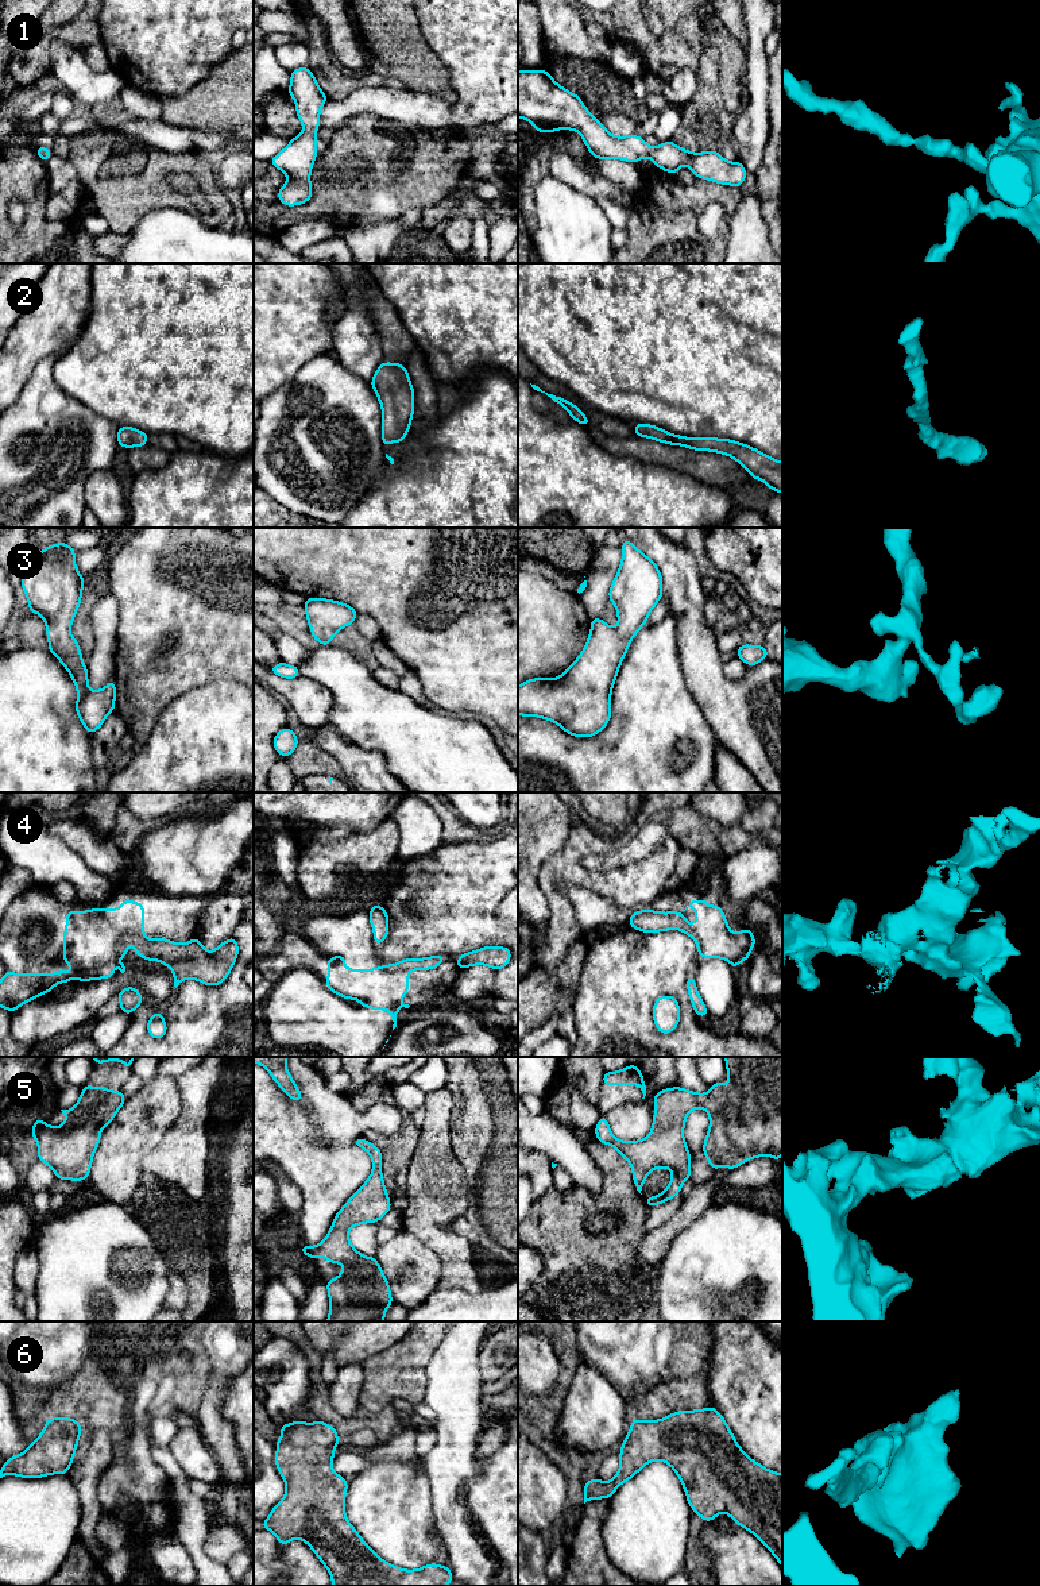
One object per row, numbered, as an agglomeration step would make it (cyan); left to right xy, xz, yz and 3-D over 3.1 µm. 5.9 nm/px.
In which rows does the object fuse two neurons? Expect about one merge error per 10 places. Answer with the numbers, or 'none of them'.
4

